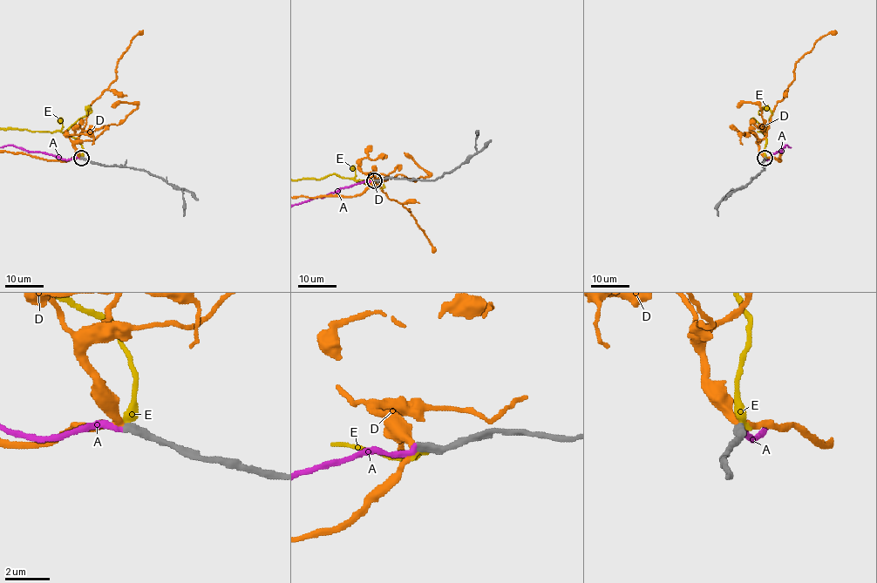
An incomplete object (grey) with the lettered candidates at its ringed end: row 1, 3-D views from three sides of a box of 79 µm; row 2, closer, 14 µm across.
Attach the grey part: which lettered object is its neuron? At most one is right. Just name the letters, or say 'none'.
A

